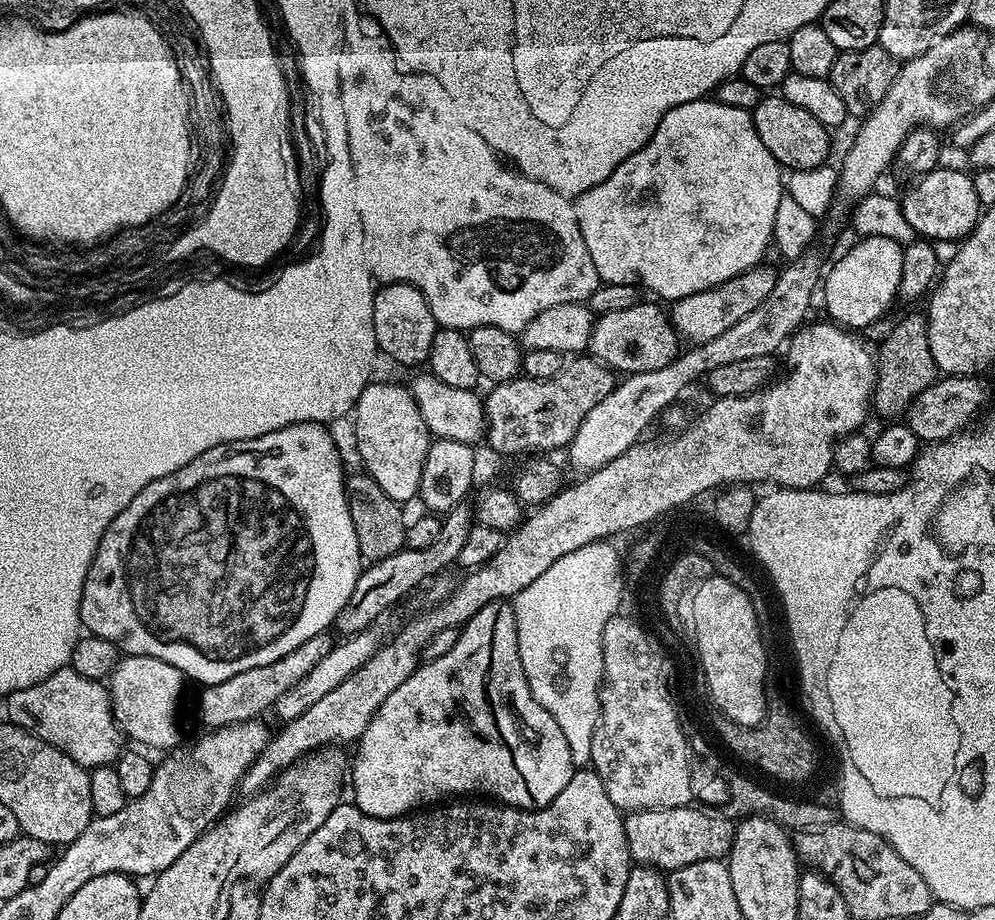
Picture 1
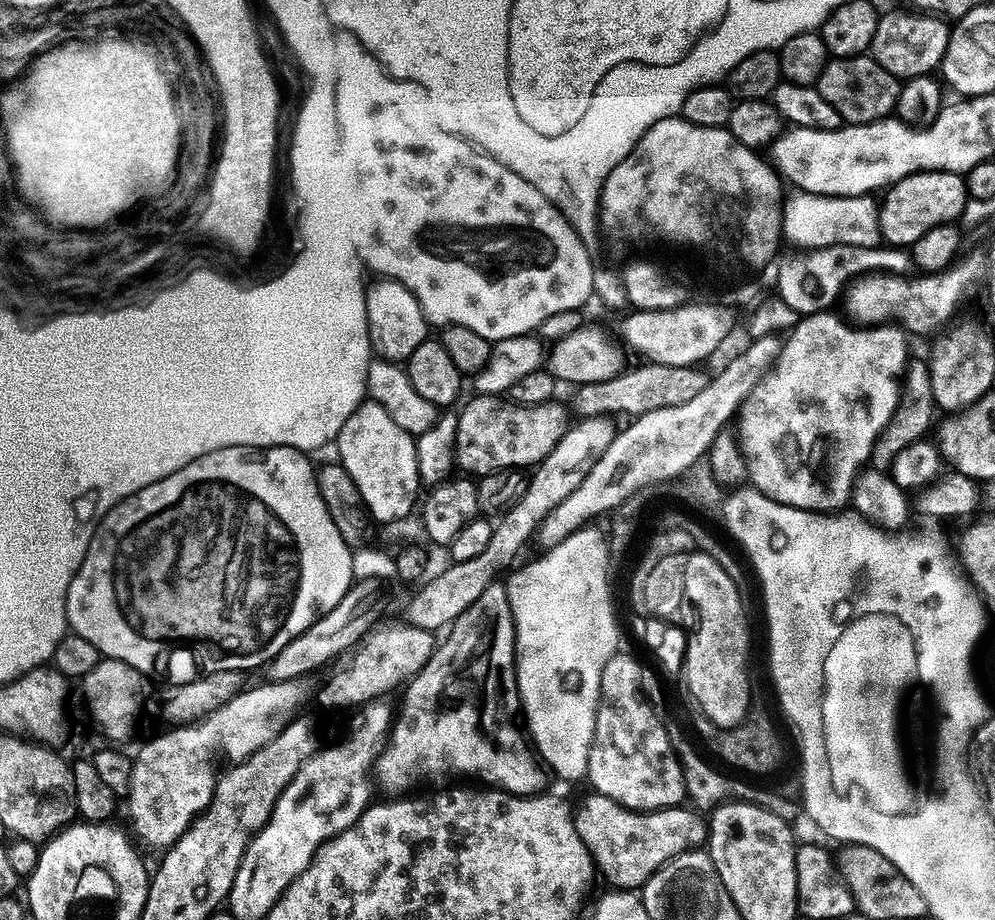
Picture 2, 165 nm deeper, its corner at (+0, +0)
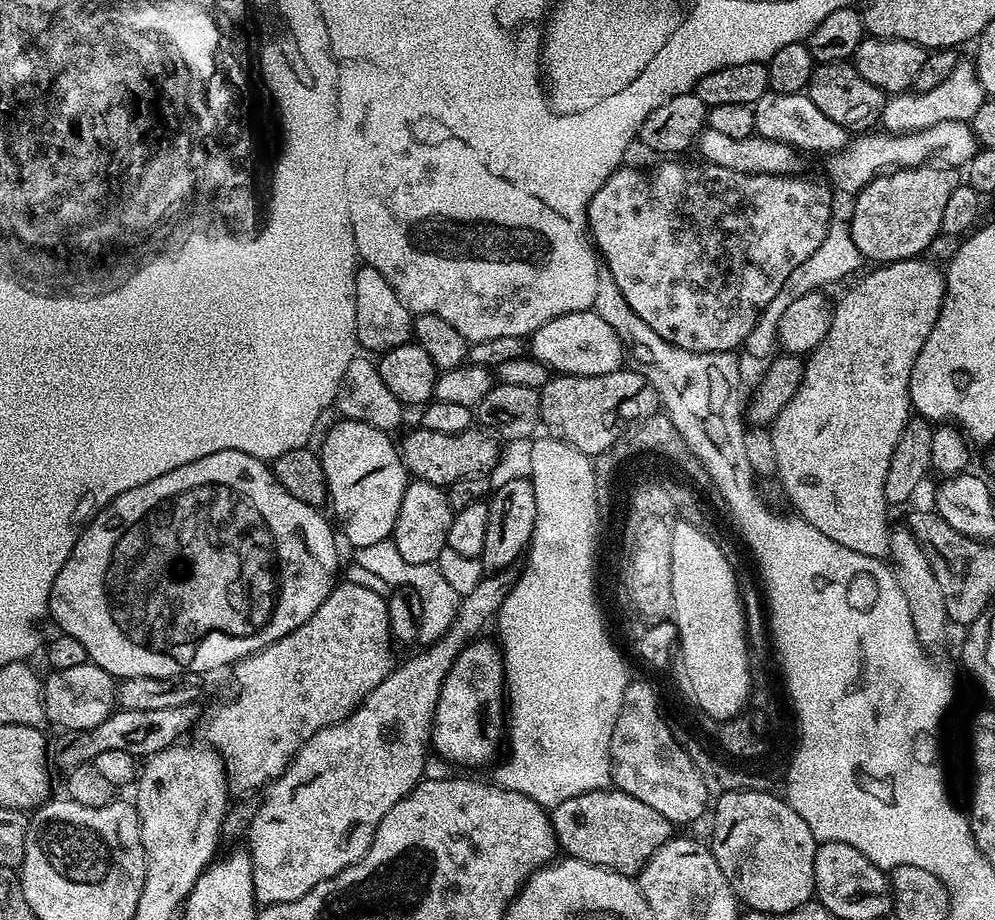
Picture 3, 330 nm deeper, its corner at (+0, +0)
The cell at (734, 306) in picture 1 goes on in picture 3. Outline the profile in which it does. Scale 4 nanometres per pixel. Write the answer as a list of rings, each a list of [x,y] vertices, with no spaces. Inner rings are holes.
[[[595,312],[562,314],[536,329],[530,337],[532,359],[542,362],[561,376],[597,376],[621,371],[626,364],[626,349],[614,330]]]

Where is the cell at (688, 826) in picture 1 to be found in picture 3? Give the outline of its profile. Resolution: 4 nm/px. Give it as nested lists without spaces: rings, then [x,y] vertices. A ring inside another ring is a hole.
[[[601,790],[566,798],[550,812],[557,845],[569,857],[587,864],[597,864],[623,876],[635,877],[644,864],[666,841],[673,839],[674,825],[658,810],[638,802],[619,790]]]

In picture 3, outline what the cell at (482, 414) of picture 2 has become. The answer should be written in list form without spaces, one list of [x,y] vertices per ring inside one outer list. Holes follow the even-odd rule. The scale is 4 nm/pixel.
[[[417,426],[408,437],[402,440],[404,465],[415,479],[436,484],[447,489],[459,480],[474,480],[483,477],[500,460],[500,448],[497,437],[473,426],[458,434],[438,434],[430,429]]]

